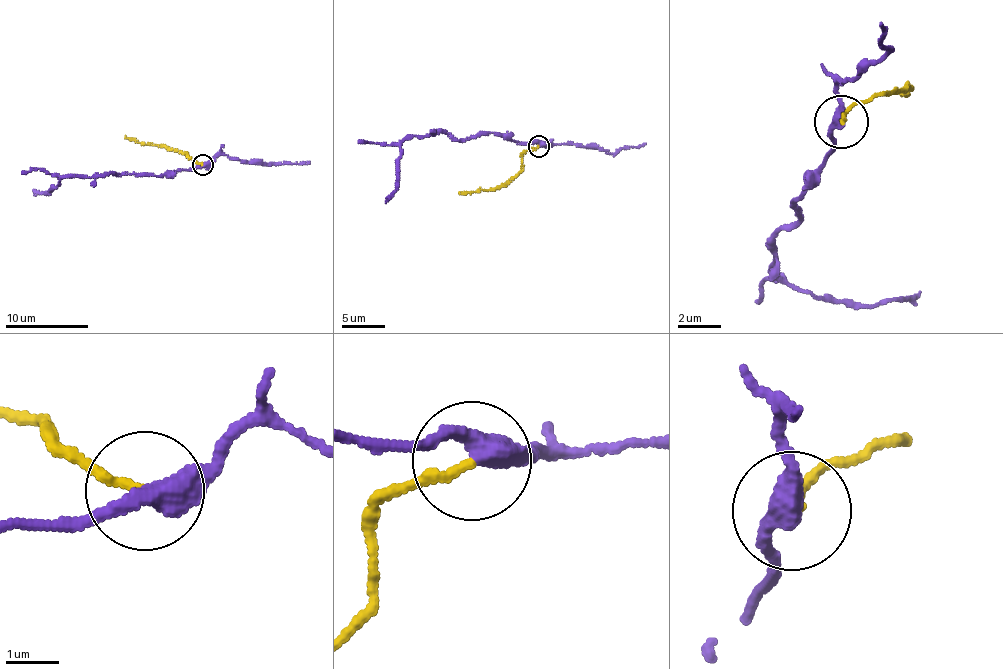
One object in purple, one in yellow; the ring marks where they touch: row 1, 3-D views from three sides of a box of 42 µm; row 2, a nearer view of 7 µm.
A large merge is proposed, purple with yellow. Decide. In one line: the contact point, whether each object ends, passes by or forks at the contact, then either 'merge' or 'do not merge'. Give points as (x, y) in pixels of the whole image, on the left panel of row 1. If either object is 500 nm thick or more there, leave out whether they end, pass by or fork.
(202, 164) | purple passes by | yellow ends | do not merge

